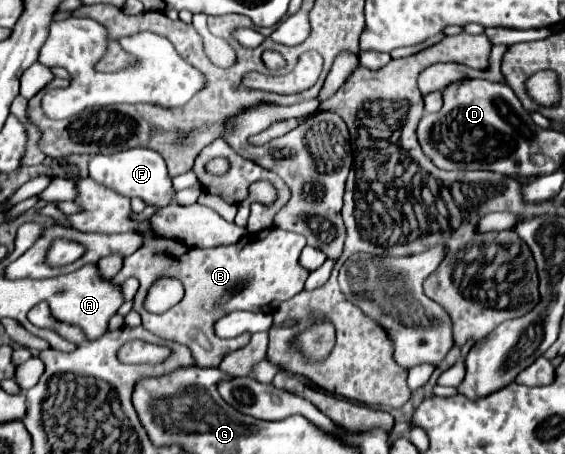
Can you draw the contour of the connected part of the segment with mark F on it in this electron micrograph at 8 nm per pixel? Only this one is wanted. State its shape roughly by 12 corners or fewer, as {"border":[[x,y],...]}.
{"border":[[131,148],[91,158],[91,178],[147,206],[175,202],[161,154]]}

